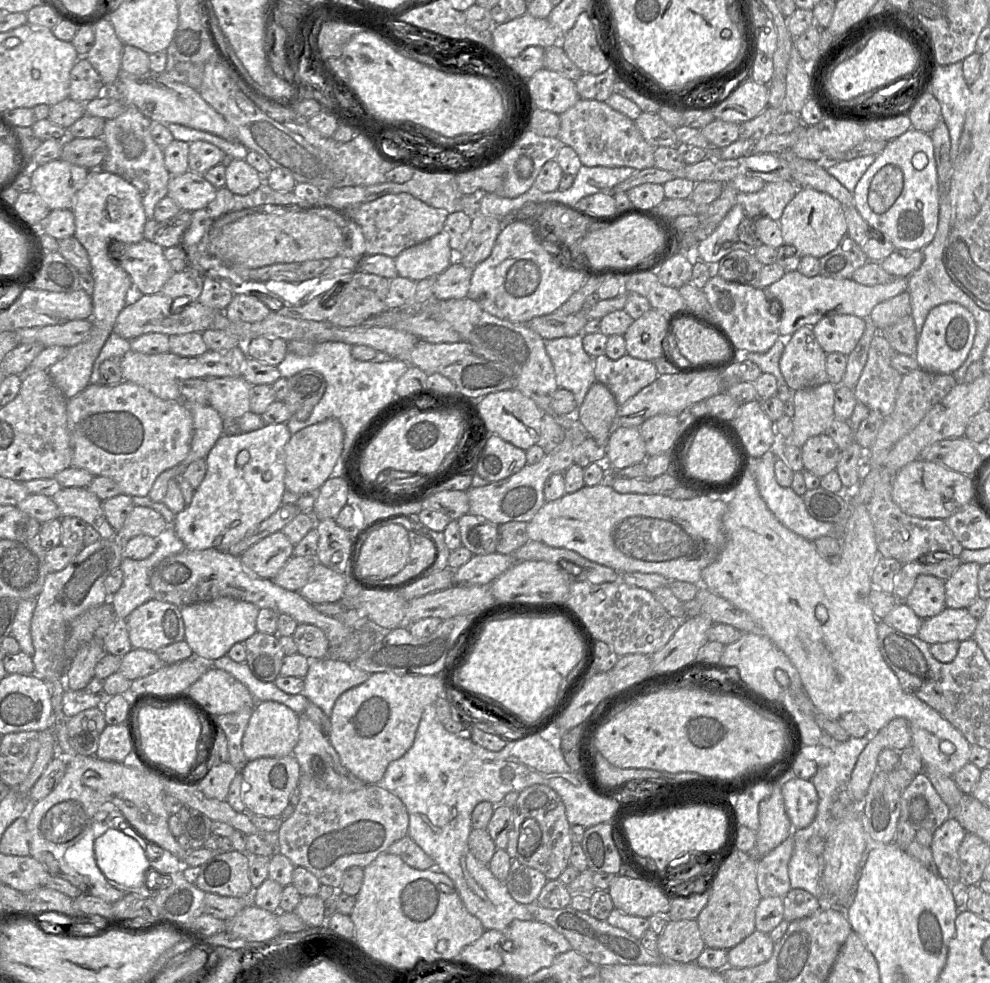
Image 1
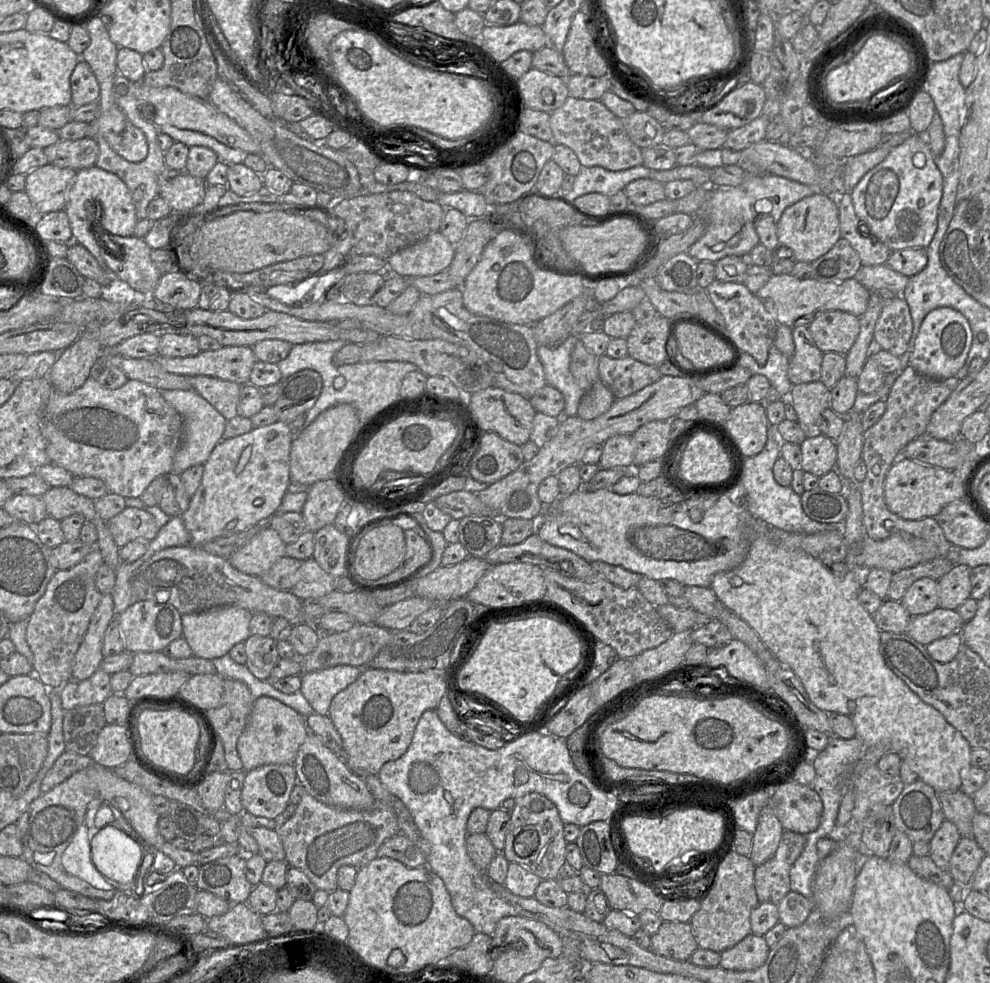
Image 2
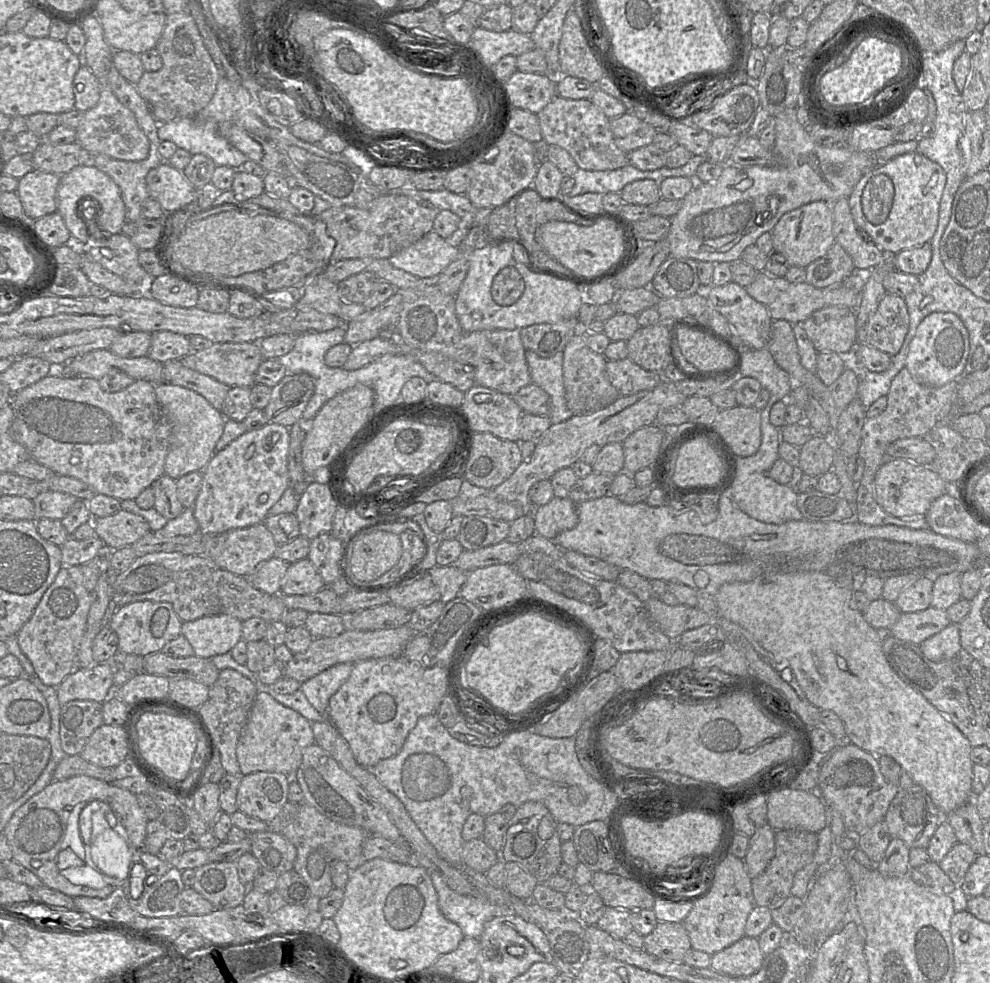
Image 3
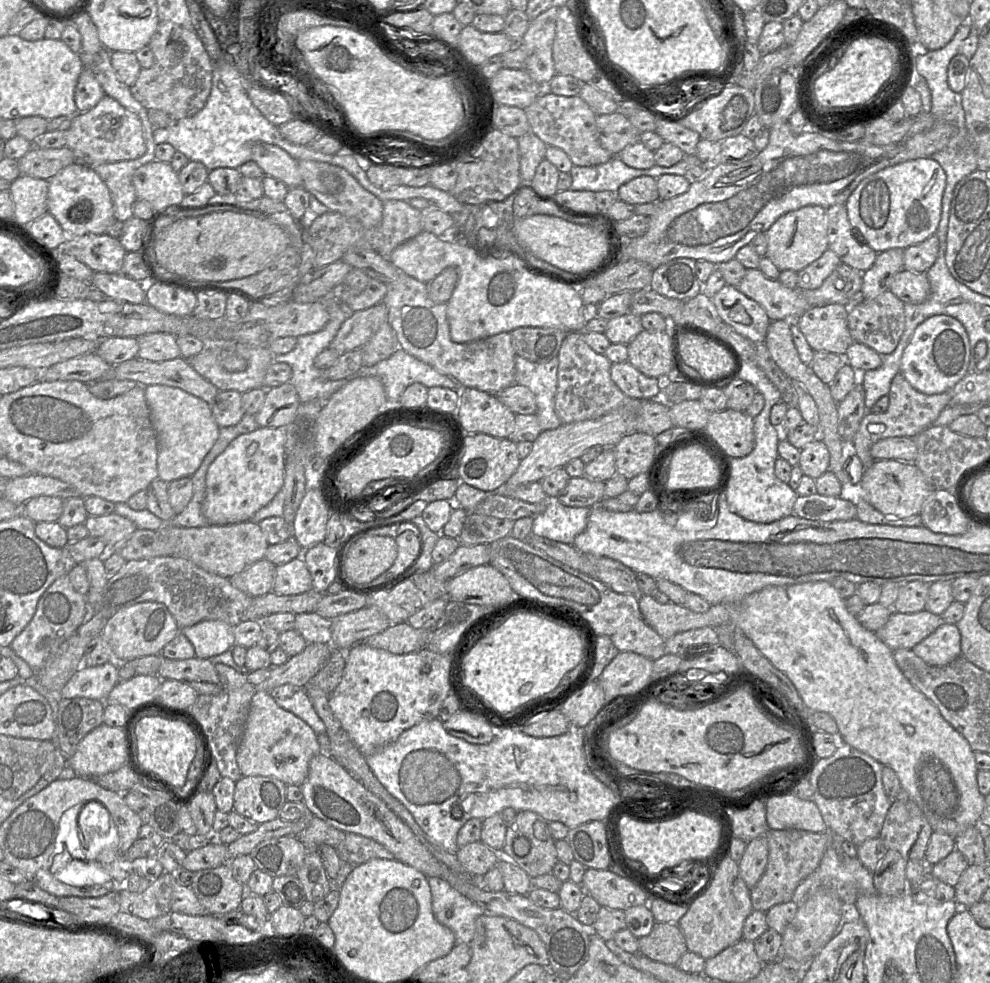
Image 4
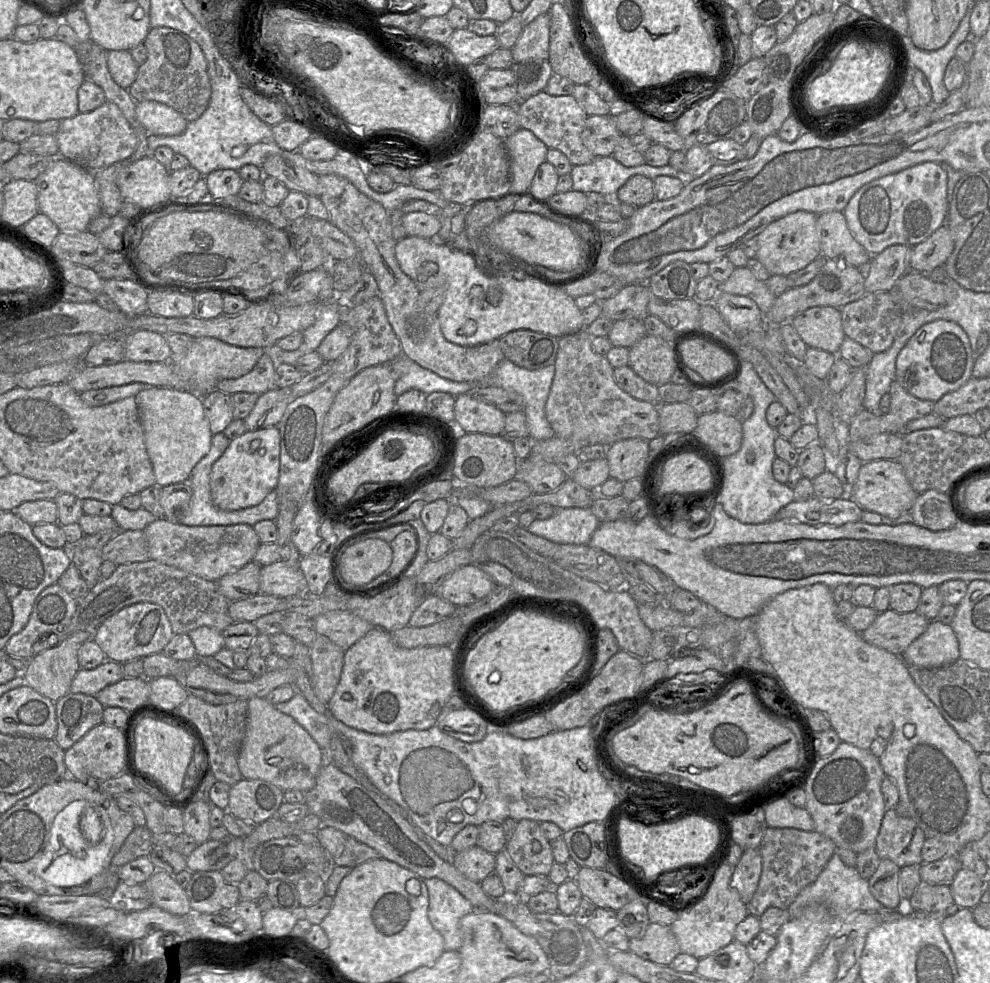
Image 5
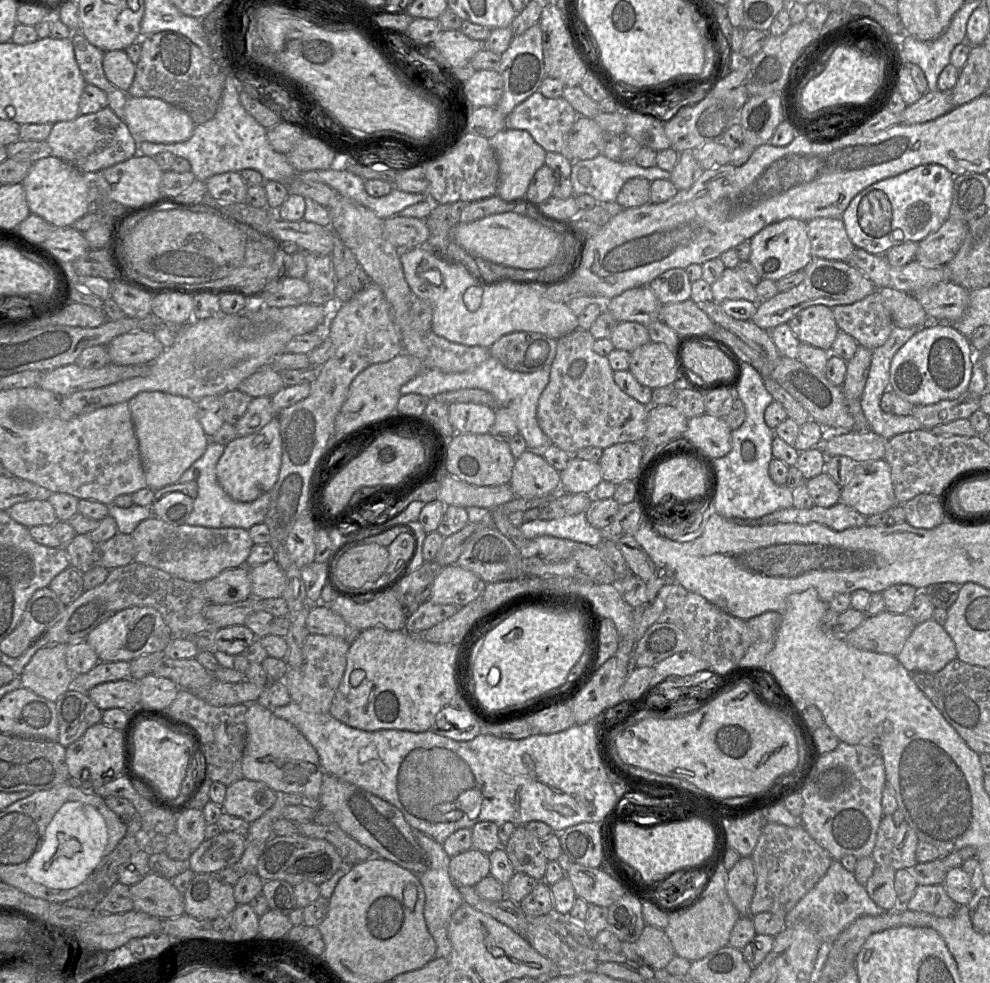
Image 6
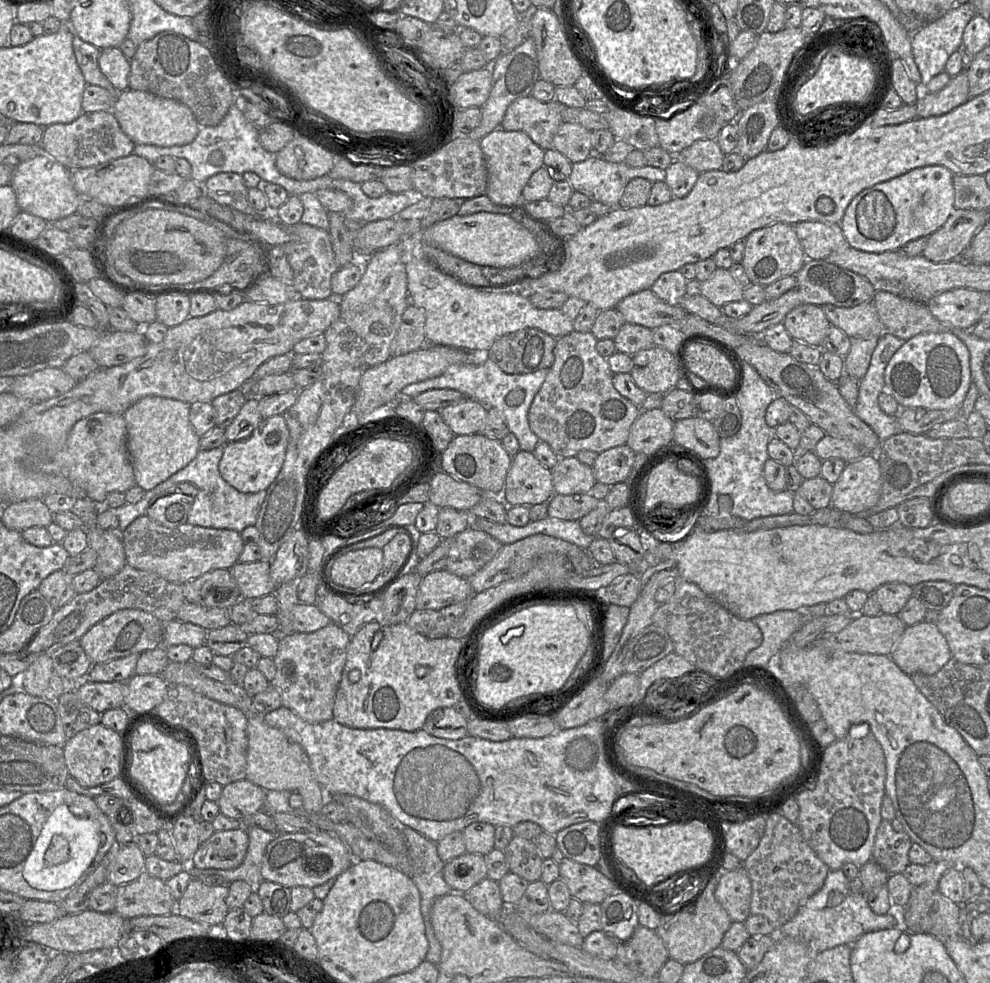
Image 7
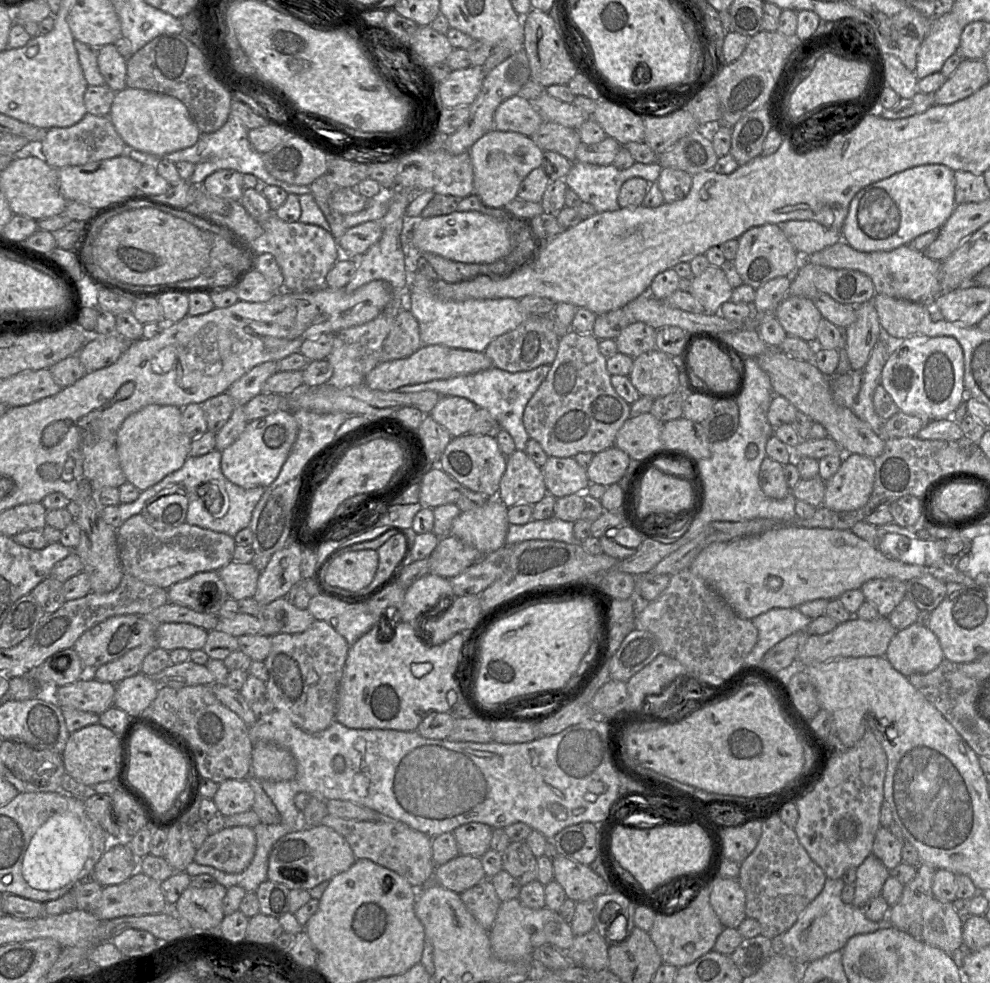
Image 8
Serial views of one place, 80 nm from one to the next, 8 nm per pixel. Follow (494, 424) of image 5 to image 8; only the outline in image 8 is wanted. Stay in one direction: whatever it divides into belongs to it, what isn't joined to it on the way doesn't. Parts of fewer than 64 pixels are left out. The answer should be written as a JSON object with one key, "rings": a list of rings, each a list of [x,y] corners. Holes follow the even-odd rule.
{"rings":[[[442,396],[429,415],[452,437],[458,437],[469,432],[470,421],[477,409],[477,405],[467,398]]]}

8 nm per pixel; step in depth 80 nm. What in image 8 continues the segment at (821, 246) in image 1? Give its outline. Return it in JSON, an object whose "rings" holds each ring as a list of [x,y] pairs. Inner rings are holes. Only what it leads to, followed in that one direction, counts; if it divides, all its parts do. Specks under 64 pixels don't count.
{"rings":[[[763,224],[749,228],[738,237],[738,250],[733,261],[742,282],[757,289],[765,282],[776,277],[793,275],[800,267],[801,256],[777,224]]]}

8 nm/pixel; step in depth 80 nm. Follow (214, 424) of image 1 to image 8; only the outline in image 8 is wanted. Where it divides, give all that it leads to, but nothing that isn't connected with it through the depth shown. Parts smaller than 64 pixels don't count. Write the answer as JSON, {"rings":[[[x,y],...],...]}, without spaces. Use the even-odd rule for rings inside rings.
{"rings":[[[150,404],[129,415],[116,433],[116,449],[121,469],[127,479],[140,491],[161,481],[168,474],[177,471],[189,457],[193,439],[187,435],[182,423],[182,408],[174,405]]]}

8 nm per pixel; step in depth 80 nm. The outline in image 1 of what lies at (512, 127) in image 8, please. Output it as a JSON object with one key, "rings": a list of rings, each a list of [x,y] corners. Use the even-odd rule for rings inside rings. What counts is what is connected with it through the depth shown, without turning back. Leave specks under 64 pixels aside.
{"rings":[[[579,99],[574,106],[560,114],[560,119],[558,138],[577,153],[583,166],[631,167],[636,170],[655,166],[654,150],[657,147],[643,138],[633,120],[612,109],[606,102]]]}

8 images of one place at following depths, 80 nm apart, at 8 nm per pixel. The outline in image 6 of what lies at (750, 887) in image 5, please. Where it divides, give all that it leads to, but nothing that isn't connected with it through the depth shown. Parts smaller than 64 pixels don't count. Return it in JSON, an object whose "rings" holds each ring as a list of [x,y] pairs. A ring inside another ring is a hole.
{"rings":[[[750,856],[741,857],[727,872],[726,890],[741,916],[750,915],[750,905],[756,888],[756,872]]]}

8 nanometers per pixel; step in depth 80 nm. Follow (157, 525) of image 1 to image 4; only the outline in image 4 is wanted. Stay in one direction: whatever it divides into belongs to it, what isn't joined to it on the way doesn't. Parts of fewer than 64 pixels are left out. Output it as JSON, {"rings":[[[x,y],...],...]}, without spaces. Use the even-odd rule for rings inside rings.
{"rings":[[[114,512],[102,516],[89,515],[84,525],[90,536],[100,538],[108,548],[125,539],[137,529],[131,520]]]}

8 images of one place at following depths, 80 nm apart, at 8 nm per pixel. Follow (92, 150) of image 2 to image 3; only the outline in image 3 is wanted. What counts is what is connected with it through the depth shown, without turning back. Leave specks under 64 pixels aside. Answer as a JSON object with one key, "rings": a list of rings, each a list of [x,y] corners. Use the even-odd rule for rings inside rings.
{"rings":[[[42,142],[33,152],[33,169],[64,175],[74,167],[91,162],[92,157],[75,142],[60,145]]]}

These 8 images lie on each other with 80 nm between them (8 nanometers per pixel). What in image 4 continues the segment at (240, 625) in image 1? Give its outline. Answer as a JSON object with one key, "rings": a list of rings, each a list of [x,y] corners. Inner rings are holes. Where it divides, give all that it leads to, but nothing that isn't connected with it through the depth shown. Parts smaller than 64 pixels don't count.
{"rings":[[[205,620],[181,629],[192,643],[197,658],[211,658],[235,645],[233,627],[221,620]]]}

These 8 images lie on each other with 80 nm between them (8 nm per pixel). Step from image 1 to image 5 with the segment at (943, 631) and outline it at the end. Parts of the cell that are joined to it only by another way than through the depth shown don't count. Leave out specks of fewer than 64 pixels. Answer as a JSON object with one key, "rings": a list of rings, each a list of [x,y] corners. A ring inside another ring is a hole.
{"rings":[[[888,609],[878,613],[861,636],[872,645],[902,656],[908,646],[925,632],[930,622],[916,611],[898,613]]]}

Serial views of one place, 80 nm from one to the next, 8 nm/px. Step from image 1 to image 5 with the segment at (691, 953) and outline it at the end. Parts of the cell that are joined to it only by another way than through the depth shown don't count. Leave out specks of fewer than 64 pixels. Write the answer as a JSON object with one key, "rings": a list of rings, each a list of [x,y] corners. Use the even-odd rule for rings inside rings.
{"rings":[[[650,923],[642,938],[631,939],[629,951],[659,965],[669,966],[681,953],[671,926]]]}

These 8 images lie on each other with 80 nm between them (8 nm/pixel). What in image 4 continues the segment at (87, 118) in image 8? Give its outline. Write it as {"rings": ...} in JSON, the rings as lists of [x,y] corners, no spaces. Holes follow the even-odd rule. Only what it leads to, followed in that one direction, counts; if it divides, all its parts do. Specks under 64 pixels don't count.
{"rings":[[[104,95],[98,104],[86,111],[78,112],[66,130],[66,146],[77,156],[77,161],[89,166],[134,160],[146,152],[143,126],[138,116],[123,107],[114,98]]]}

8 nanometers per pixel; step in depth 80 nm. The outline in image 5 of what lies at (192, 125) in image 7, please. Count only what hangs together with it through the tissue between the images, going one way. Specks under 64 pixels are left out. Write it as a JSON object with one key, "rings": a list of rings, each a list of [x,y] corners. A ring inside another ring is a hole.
{"rings":[[[153,100],[138,102],[136,114],[148,135],[179,135],[188,125],[188,120],[180,112]]]}

